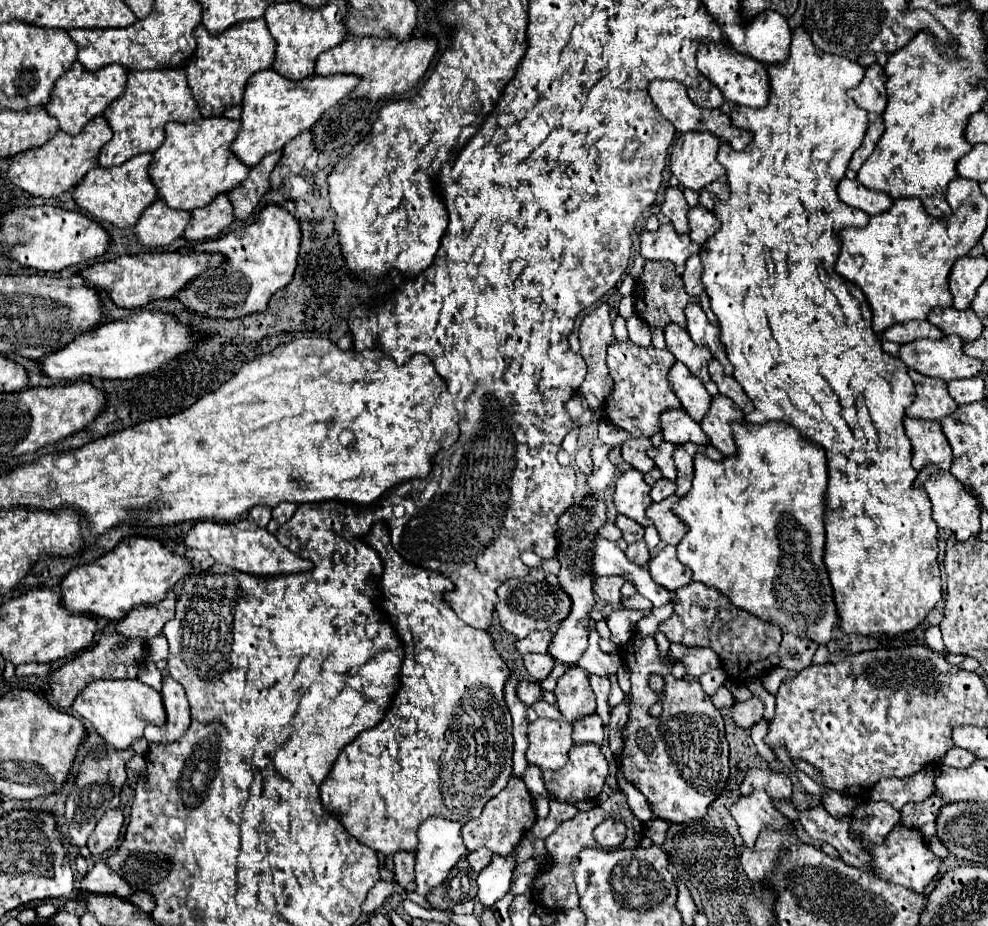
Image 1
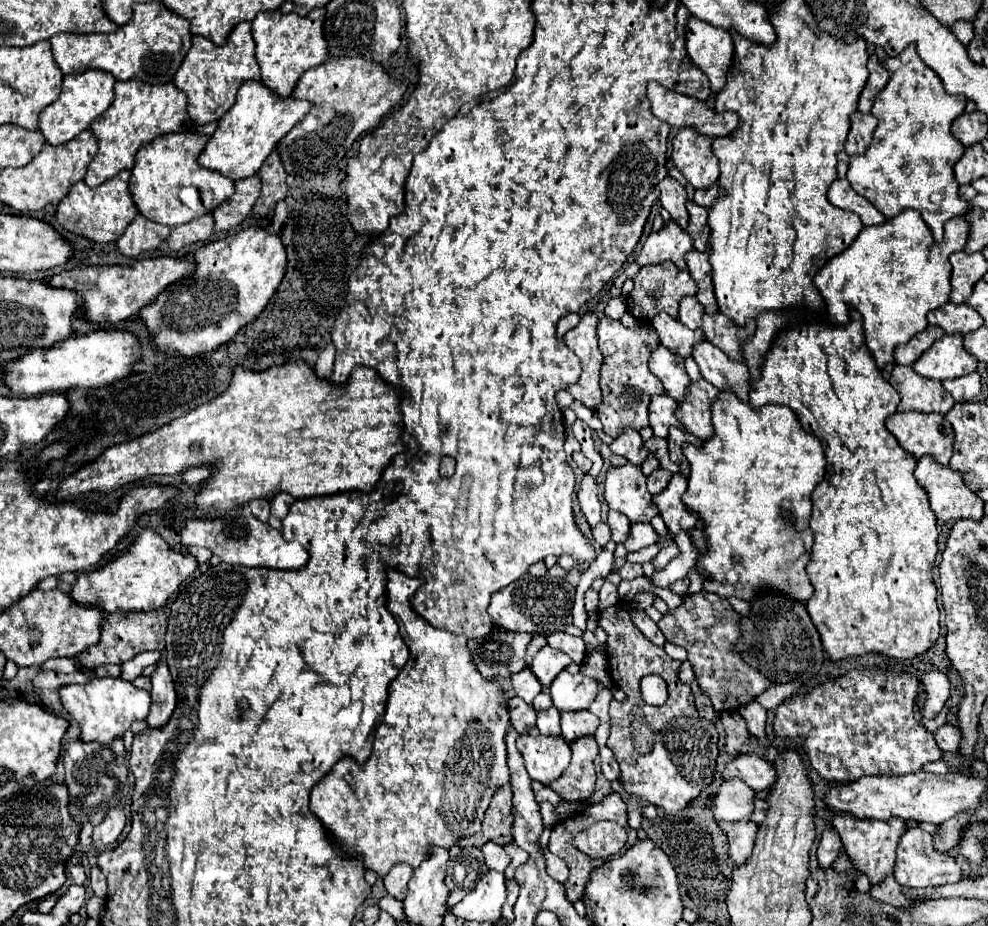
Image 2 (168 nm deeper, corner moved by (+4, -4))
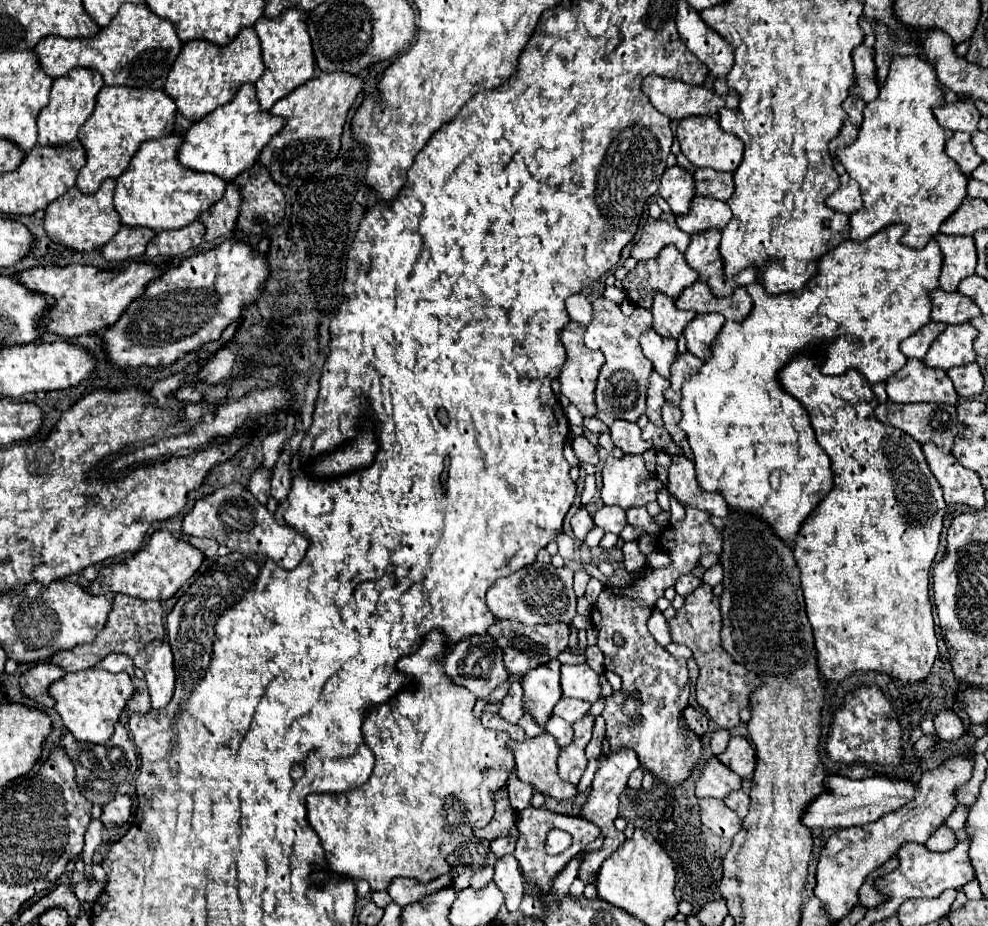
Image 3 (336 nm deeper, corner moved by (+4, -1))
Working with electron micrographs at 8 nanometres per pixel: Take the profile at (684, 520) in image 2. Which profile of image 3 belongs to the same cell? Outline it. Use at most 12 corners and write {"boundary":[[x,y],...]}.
{"boundary":[[673,455],[669,495],[681,505],[729,513],[721,491],[703,491],[693,461]]}

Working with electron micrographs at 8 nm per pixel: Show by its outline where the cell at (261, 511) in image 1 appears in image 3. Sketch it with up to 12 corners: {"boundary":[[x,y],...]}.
{"boundary":[[259,467],[251,473],[249,489],[261,503],[271,497],[271,471]]}

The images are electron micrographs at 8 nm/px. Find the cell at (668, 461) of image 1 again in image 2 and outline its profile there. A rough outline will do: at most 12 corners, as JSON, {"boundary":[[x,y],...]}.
{"boundary":[[651,438],[645,448],[659,460],[671,474],[679,472],[669,460],[667,440]]}

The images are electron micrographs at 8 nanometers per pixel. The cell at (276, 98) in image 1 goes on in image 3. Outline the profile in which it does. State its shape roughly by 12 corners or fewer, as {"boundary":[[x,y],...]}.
{"boundary":[[245,83],[195,121],[177,161],[233,181],[285,125]]}

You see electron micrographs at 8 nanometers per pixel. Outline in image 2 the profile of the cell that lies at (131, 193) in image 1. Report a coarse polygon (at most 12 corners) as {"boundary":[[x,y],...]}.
{"boundary":[[131,170],[97,188],[83,180],[57,204],[59,224],[115,242],[139,214]]}

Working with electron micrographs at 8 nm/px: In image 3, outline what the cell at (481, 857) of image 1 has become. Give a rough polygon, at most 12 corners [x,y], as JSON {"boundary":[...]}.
{"boundary":[[507,835],[491,841],[495,857],[515,851],[517,839]]}

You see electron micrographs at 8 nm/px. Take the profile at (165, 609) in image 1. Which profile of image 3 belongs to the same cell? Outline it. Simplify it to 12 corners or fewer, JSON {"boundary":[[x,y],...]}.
{"boundary":[[113,599],[105,629],[85,645],[59,649],[67,673],[109,653],[135,657],[165,637],[159,601]]}

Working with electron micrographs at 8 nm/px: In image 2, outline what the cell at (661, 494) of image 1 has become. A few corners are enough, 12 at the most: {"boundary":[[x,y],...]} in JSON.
{"boundary":[[657,468],[647,478],[651,494],[663,492],[671,482],[671,474]]}

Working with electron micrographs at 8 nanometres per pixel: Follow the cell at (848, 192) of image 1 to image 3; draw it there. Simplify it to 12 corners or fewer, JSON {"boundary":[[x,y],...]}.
{"boundary":[[847,173],[827,197],[827,207],[843,213],[861,209],[859,185]]}

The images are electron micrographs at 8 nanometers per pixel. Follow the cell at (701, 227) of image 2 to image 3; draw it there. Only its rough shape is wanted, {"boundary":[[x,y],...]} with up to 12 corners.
{"boundary":[[697,195],[677,225],[689,235],[733,217],[725,201]]}

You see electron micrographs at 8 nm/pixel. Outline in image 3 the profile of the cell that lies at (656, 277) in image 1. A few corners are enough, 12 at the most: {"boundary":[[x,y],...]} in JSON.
{"boundary":[[675,245],[639,261],[623,279],[633,305],[649,309],[653,293],[671,299],[699,275]]}

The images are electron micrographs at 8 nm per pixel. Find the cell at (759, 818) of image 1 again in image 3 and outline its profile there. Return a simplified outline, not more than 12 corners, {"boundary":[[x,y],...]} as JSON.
{"boundary":[[711,757],[699,771],[697,797],[725,799],[741,777]]}

